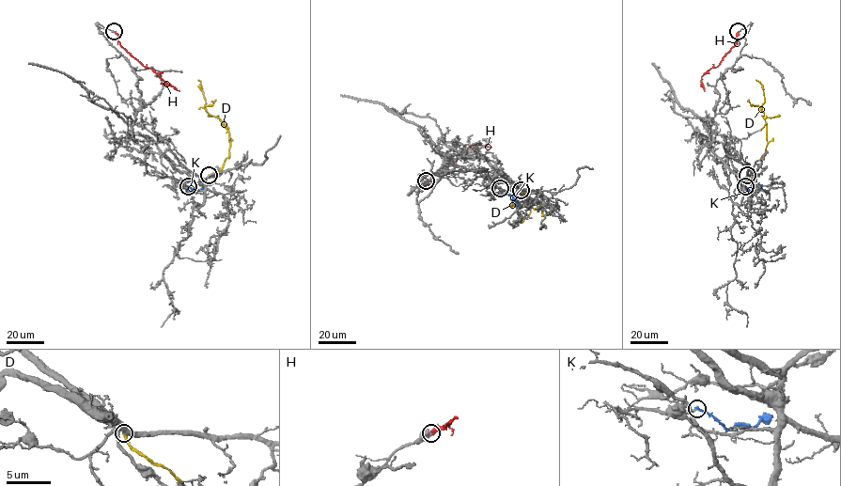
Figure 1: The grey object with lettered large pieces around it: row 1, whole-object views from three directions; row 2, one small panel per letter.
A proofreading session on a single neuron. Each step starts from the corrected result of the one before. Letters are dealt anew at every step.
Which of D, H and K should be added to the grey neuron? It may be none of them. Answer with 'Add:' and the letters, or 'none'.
Add: none

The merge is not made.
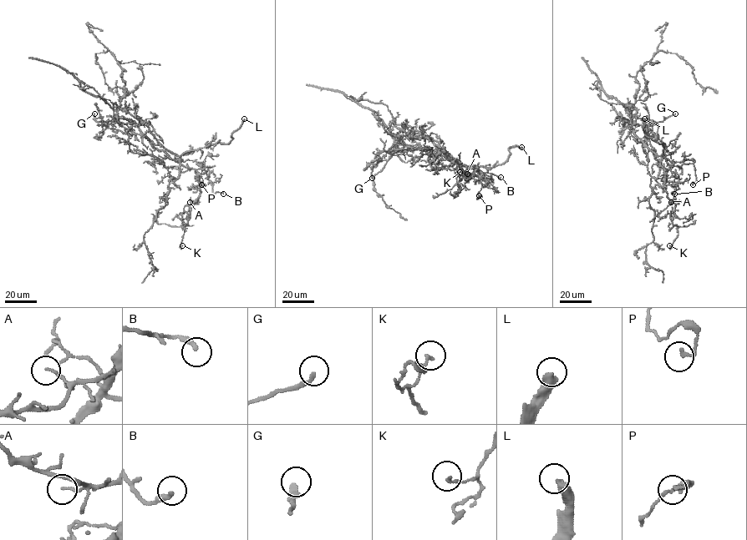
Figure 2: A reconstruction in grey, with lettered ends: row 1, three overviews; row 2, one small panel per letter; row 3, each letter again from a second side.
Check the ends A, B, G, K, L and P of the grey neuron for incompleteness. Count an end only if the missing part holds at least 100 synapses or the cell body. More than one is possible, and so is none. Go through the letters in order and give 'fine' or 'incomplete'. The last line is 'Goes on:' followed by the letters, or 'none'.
A: fine
B: fine
G: fine
K: fine
L: incomplete
P: fine
Goes on: L

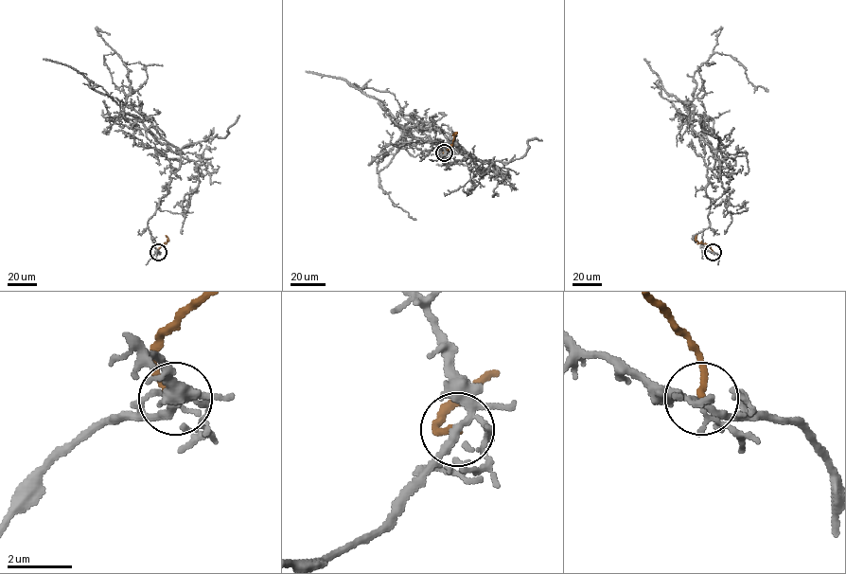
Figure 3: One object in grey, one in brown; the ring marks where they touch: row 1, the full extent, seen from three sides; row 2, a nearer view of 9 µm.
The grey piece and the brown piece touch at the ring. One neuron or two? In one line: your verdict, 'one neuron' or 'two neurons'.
two neurons

